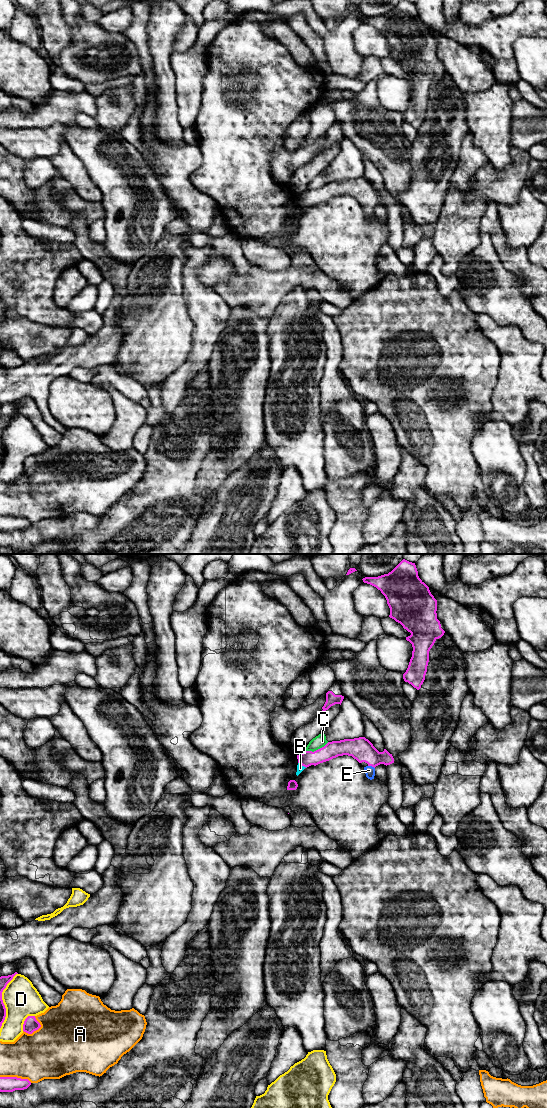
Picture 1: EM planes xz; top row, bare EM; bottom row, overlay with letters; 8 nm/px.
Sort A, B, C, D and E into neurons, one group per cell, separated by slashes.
A / B E / C / D

